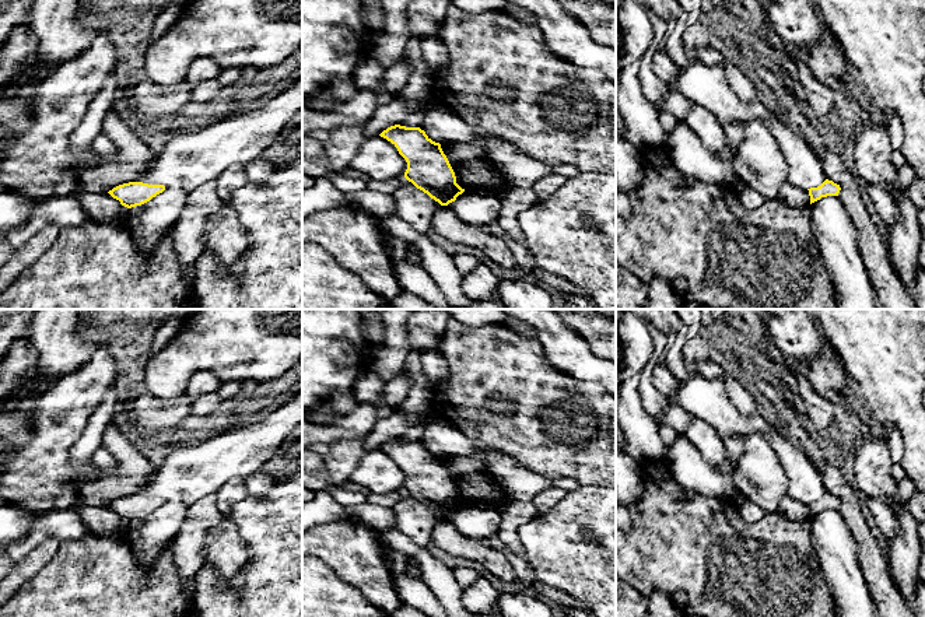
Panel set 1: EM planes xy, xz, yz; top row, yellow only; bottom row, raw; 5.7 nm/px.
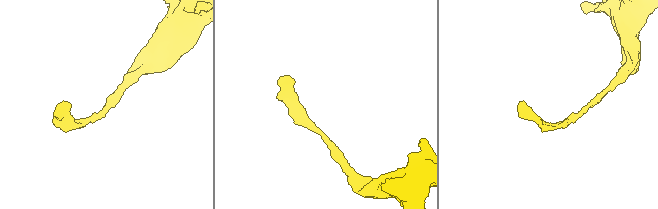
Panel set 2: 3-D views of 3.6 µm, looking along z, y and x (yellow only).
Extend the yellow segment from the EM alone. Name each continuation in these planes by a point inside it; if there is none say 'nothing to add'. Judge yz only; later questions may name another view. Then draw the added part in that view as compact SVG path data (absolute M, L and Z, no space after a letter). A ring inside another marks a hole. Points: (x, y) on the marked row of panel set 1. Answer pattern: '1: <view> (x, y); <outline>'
nothing to add

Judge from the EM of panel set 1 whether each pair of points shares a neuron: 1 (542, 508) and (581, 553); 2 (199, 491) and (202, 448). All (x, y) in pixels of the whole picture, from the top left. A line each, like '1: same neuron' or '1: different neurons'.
1: different neurons
2: same neuron

